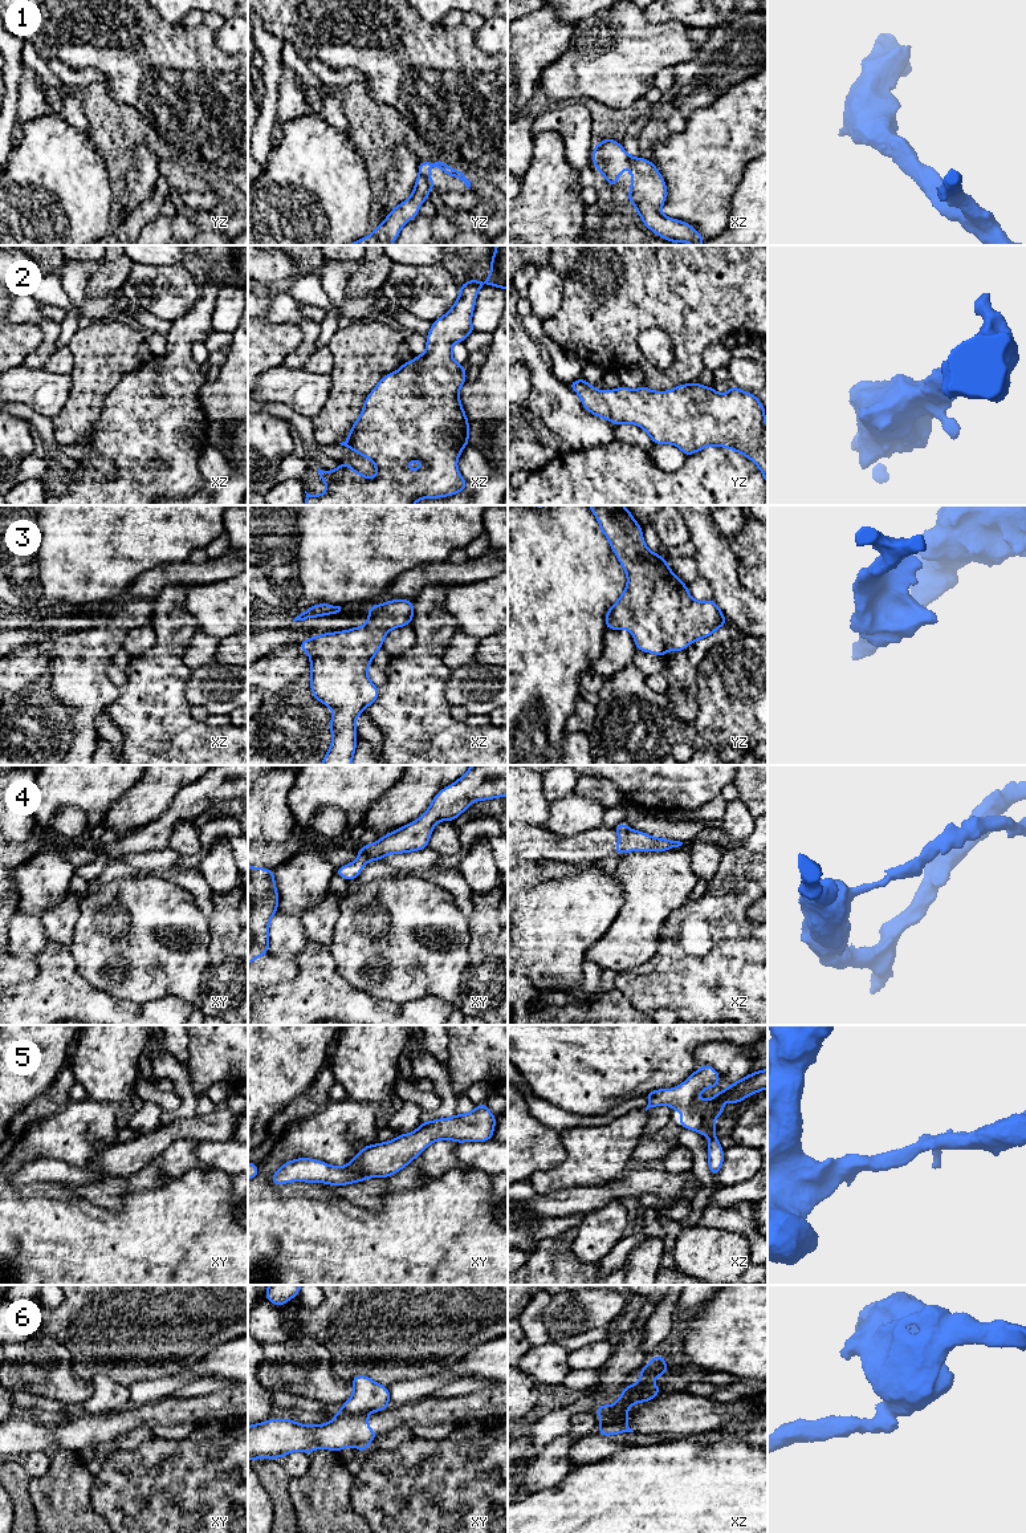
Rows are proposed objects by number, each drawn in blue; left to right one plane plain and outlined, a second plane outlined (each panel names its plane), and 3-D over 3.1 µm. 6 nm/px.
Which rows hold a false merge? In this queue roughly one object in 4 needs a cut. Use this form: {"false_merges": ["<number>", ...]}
{"false_merges": ["4", "6"]}

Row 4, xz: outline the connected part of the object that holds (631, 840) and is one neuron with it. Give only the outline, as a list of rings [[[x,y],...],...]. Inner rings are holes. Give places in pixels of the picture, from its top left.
[[[630,829],[624,833],[618,833],[618,846],[614,849],[614,854],[619,855],[630,851],[668,851],[681,845],[683,842],[680,841],[656,838],[647,833]]]

